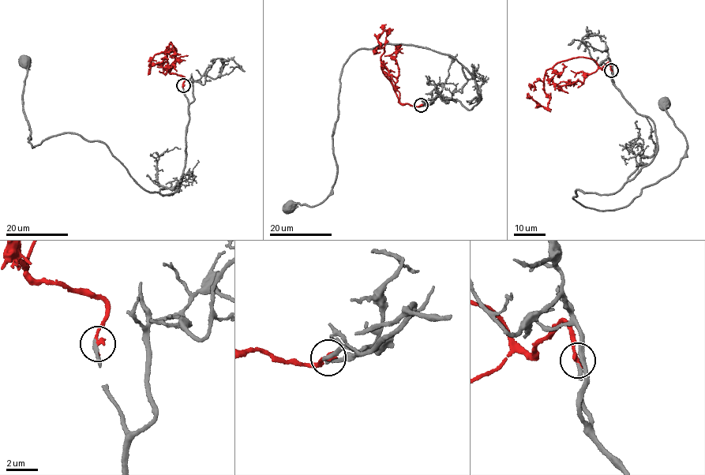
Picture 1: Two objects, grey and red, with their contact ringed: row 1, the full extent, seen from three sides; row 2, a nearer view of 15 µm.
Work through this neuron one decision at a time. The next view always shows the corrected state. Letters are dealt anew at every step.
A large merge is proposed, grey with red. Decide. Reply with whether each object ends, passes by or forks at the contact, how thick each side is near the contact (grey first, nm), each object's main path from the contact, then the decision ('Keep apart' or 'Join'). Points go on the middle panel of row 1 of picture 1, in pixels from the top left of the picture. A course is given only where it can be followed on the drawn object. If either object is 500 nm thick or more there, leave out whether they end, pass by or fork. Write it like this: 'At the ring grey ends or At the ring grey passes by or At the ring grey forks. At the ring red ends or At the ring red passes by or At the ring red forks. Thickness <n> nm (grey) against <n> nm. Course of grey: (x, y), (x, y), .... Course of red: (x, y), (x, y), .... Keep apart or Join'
At the ring grey ends. At the ring red ends. Thickness 240 nm (grey) against 240 nm. Course of grey: (420, 105), (469, 110), (474, 79), (420, 46), (352, 54), (336, 179), (317, 205), (290, 206). Course of red: (421, 105), (399, 102), (382, 72), (380, 57), (384, 50), (381, 47), (375, 50), (383, 30), (380, 27). Join

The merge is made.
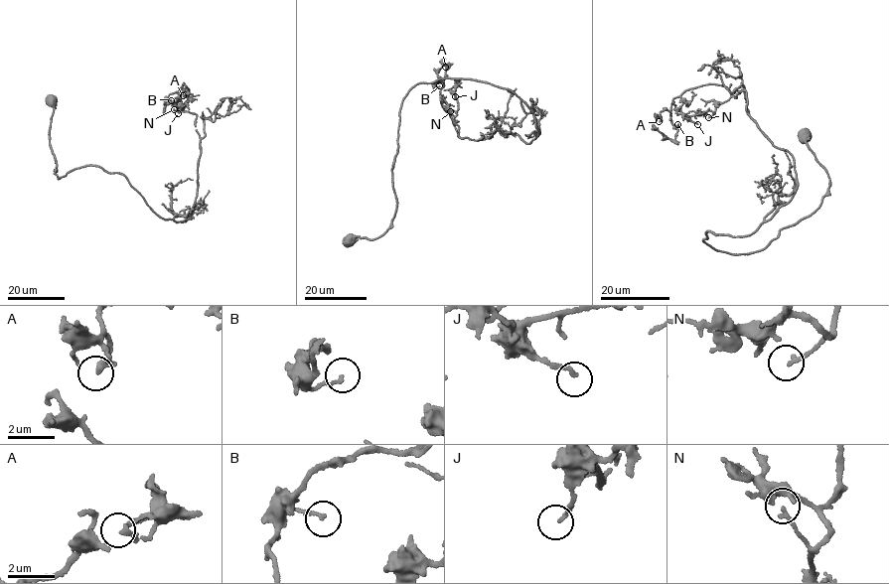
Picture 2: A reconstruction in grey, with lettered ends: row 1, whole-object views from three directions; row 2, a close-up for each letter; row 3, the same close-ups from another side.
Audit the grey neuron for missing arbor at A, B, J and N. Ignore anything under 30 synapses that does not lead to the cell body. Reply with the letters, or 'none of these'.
none of these

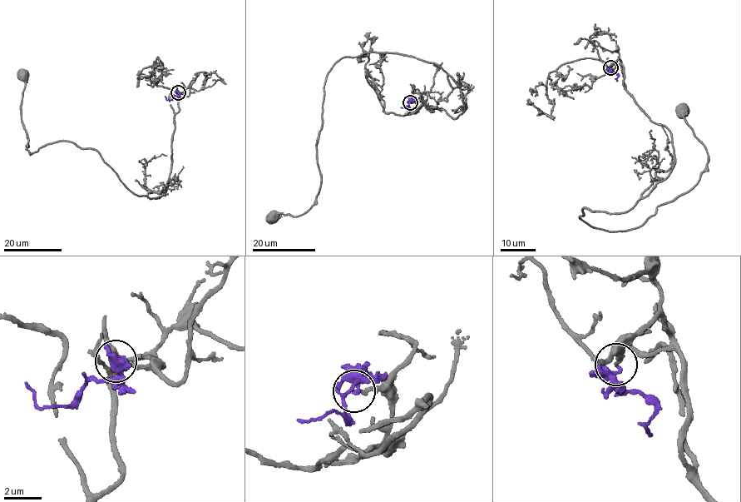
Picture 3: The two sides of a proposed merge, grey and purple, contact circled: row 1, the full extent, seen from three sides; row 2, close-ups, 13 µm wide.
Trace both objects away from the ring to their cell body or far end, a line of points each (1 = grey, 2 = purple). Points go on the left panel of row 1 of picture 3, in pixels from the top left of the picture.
1: (178, 93), (166, 191), (150, 198), (132, 193), (95, 150), (62, 141), (30, 154), (24, 76)
2: (178, 93), (170, 100), (164, 96)

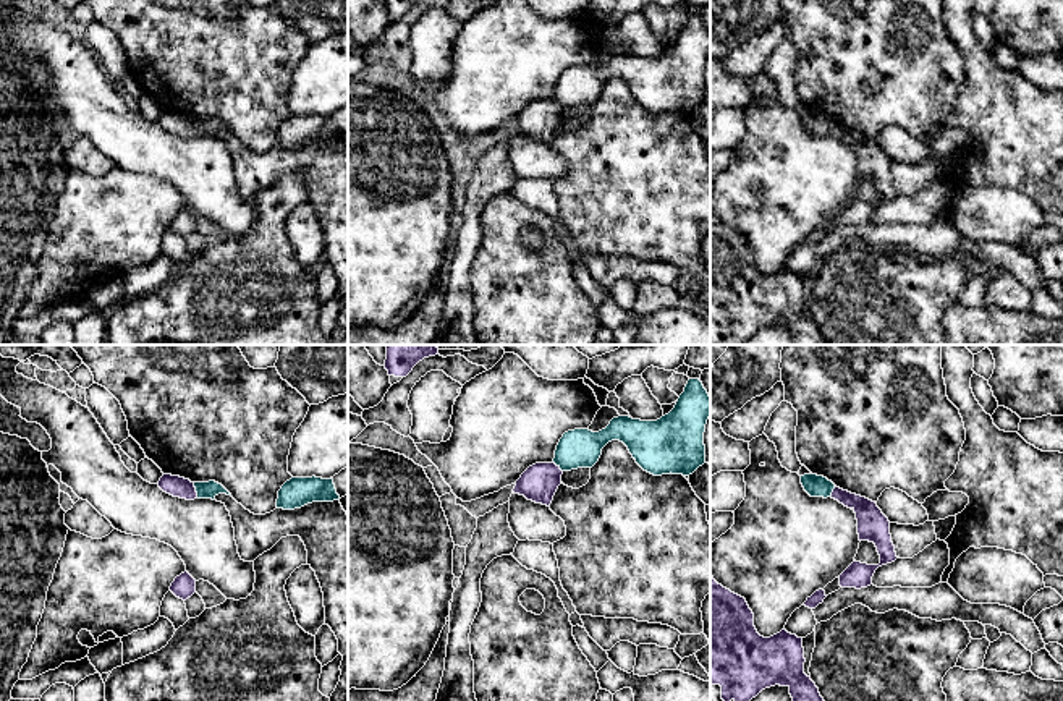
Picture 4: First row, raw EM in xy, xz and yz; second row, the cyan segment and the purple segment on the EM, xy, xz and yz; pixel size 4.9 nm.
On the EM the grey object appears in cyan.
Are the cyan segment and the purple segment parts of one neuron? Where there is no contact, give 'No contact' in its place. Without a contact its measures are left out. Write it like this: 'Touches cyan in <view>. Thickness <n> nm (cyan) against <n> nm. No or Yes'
Touches cyan in xy. Thickness 80 nm (cyan) against 100 nm. No

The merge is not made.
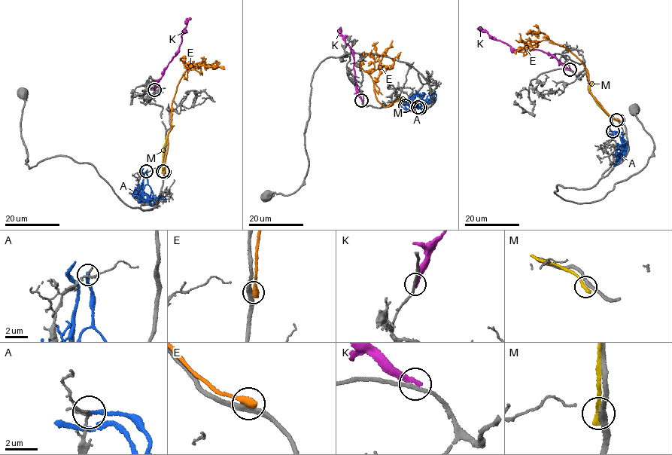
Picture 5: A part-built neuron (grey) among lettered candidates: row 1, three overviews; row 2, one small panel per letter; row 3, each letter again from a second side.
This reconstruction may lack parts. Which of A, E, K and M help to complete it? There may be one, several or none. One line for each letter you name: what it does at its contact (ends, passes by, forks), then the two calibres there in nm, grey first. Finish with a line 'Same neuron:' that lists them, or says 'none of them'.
Same neuron: none of them

